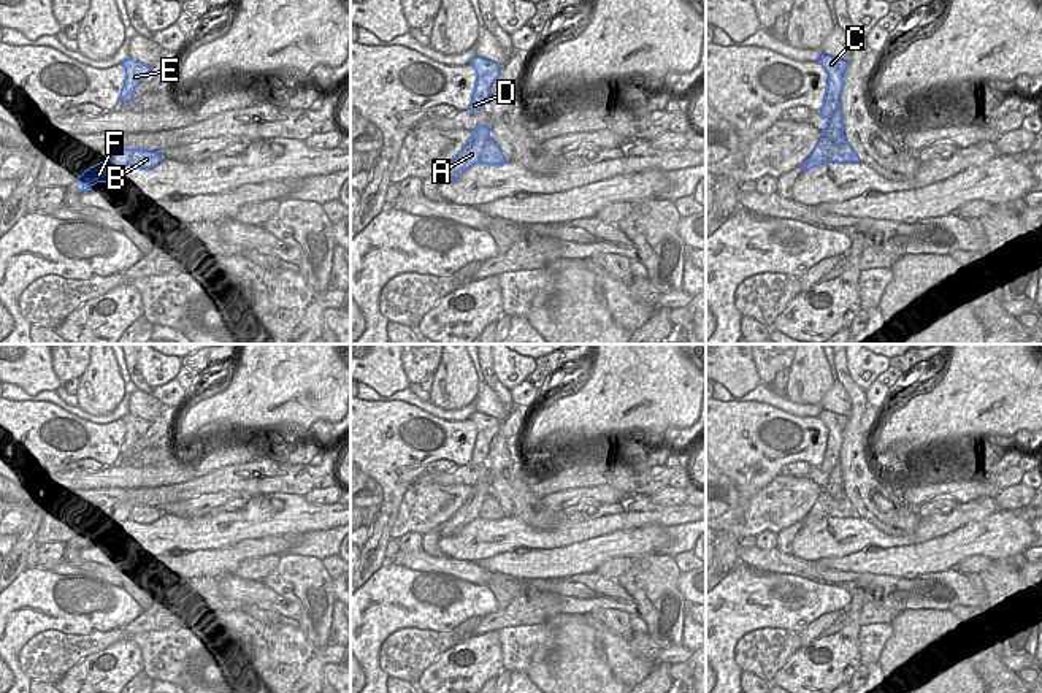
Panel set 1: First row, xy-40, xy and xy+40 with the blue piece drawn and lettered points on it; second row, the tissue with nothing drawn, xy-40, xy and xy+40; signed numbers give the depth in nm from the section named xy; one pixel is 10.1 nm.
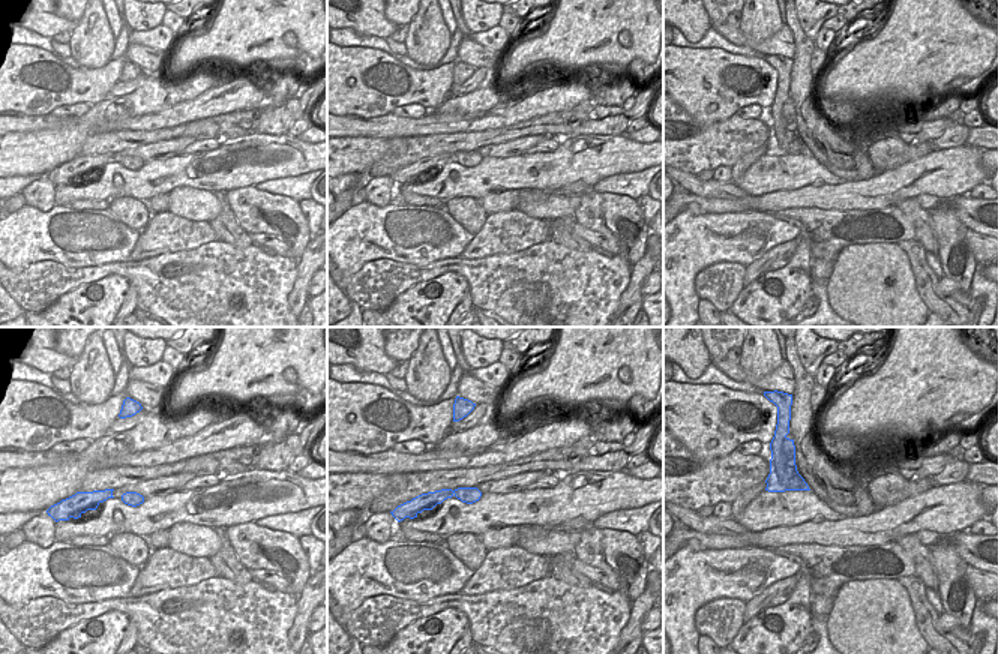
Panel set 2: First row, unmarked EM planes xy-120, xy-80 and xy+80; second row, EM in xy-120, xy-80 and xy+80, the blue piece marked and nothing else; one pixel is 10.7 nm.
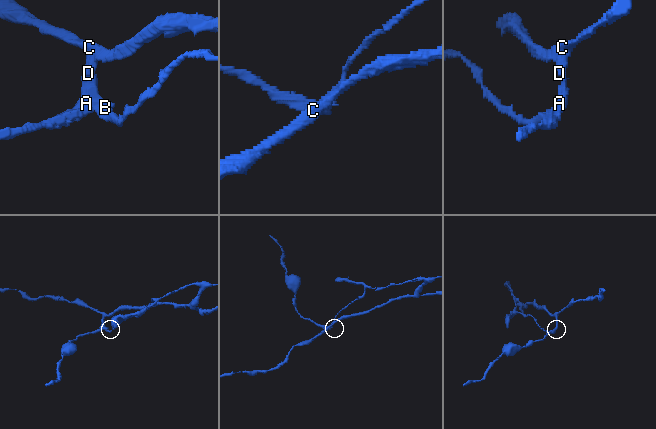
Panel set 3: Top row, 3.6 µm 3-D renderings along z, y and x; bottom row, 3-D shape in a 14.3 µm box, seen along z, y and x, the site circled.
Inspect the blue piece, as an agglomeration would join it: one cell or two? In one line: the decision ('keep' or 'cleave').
cleave

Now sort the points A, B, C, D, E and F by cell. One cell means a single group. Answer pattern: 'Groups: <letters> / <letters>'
Groups: A F / B C D E.

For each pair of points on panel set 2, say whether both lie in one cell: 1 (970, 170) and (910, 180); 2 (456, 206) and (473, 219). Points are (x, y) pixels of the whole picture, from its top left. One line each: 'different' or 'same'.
1: same
2: same

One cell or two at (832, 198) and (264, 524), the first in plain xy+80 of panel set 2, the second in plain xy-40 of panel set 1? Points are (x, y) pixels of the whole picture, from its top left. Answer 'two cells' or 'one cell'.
two cells

